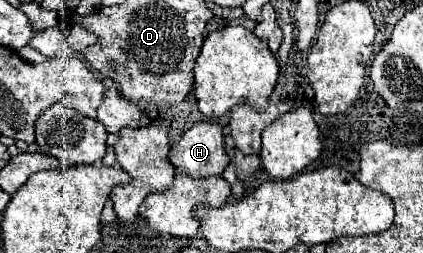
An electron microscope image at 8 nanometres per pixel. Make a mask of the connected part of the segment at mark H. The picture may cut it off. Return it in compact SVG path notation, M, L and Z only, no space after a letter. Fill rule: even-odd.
M195 123L171 145L169 161L191 177L221 175L229 165L223 127L215 123Z

